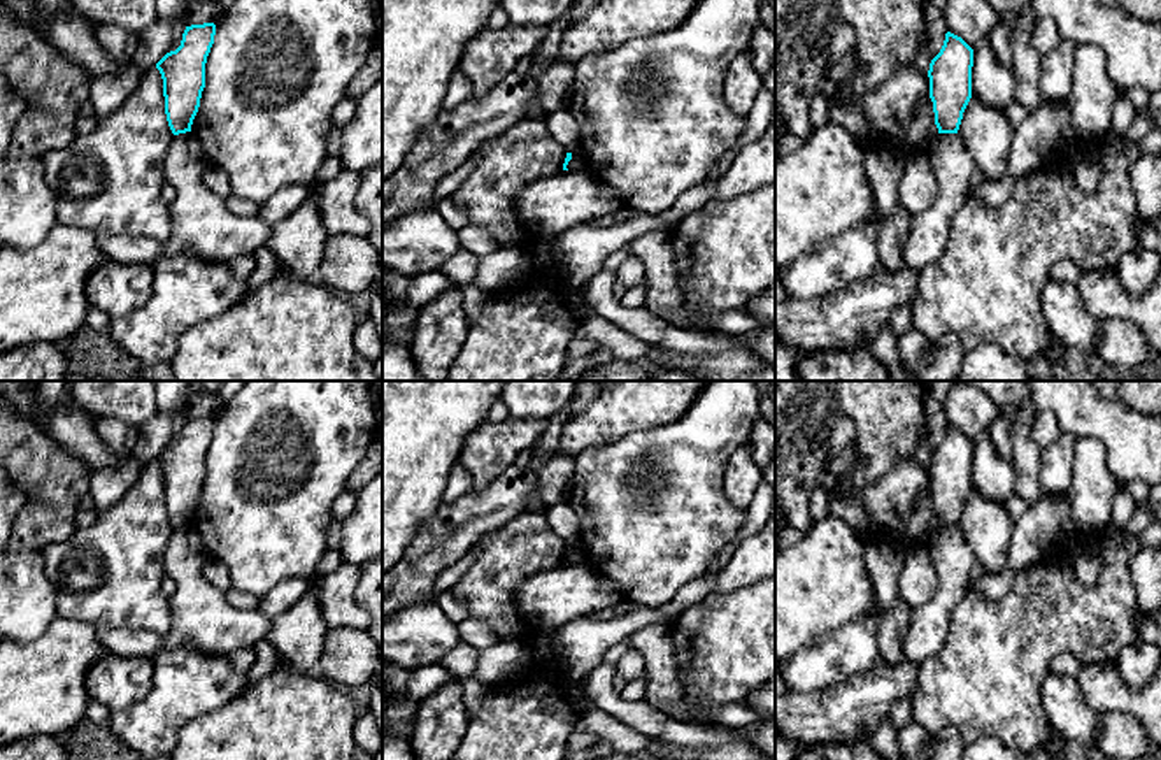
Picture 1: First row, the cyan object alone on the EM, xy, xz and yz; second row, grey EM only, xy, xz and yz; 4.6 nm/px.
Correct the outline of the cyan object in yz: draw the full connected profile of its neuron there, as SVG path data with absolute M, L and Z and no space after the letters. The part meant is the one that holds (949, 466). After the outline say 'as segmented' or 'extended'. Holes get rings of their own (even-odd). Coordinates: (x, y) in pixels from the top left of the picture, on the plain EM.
M947 425L944 439L928 463L938 527L958 527L972 491L972 460L973 442L961 430Z | as segmented

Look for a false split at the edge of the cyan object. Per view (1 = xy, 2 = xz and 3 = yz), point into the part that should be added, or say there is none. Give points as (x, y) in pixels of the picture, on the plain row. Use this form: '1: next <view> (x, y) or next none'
1: next none
2: next none
3: next none

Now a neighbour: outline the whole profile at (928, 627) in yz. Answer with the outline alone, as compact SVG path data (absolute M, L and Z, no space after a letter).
M938 527L926 548L938 574L938 590L930 602L910 611L903 656L915 665L944 649L952 611L970 592L966 579L975 563L958 527Z

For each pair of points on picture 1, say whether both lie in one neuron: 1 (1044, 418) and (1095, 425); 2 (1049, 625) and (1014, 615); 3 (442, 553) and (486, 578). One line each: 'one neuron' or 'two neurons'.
1: two neurons
2: one neuron
3: two neurons

